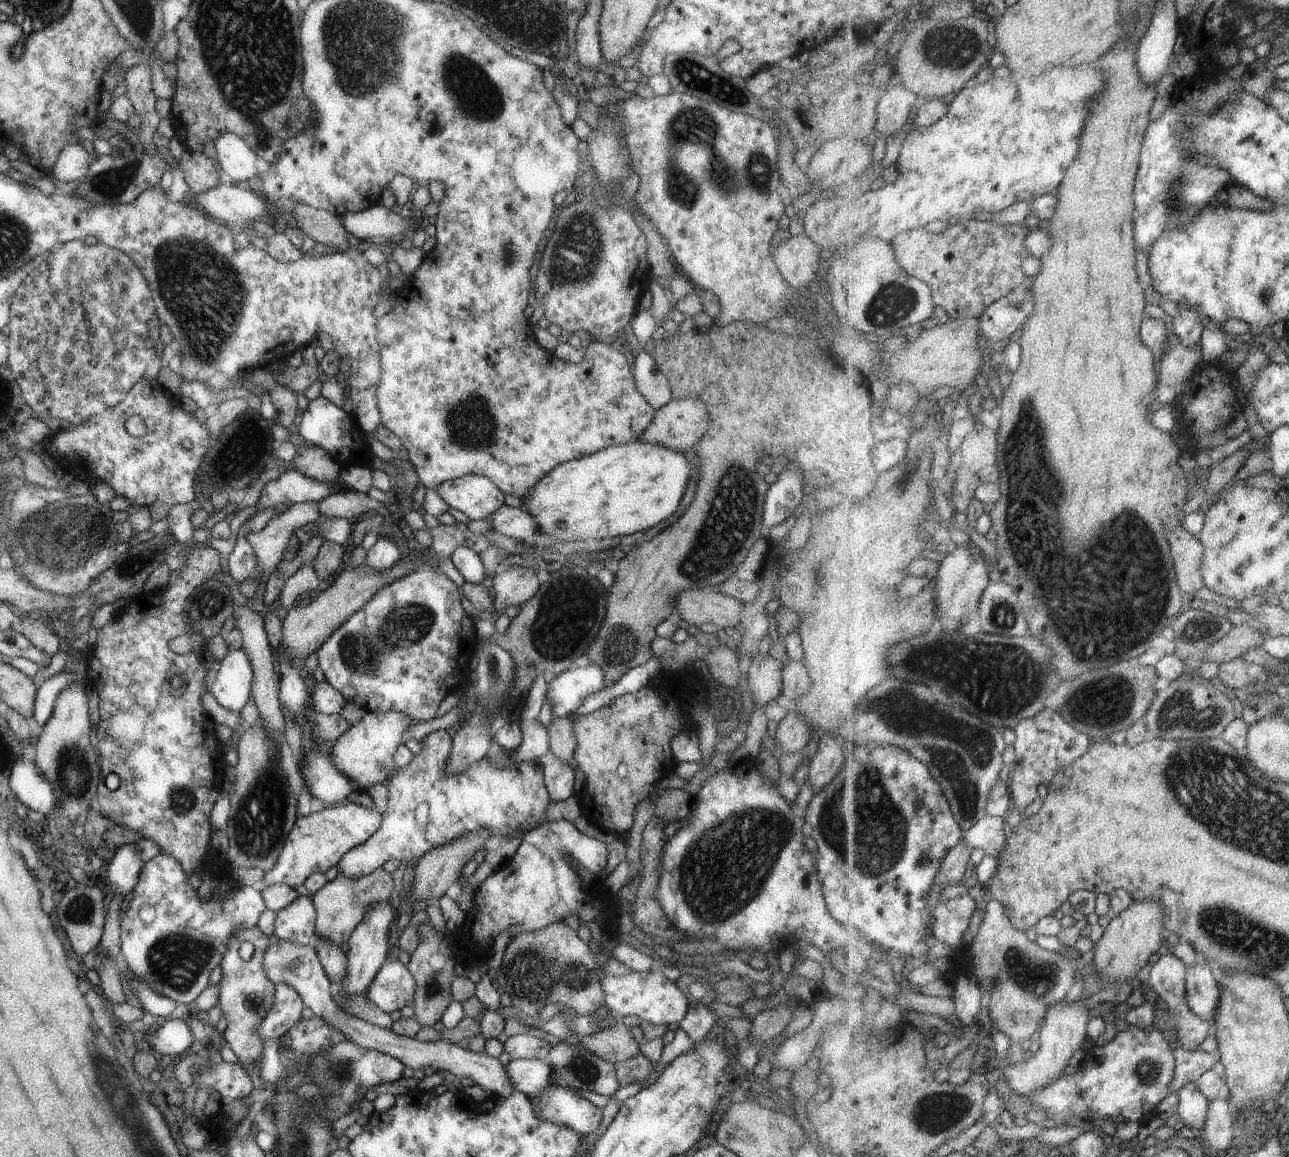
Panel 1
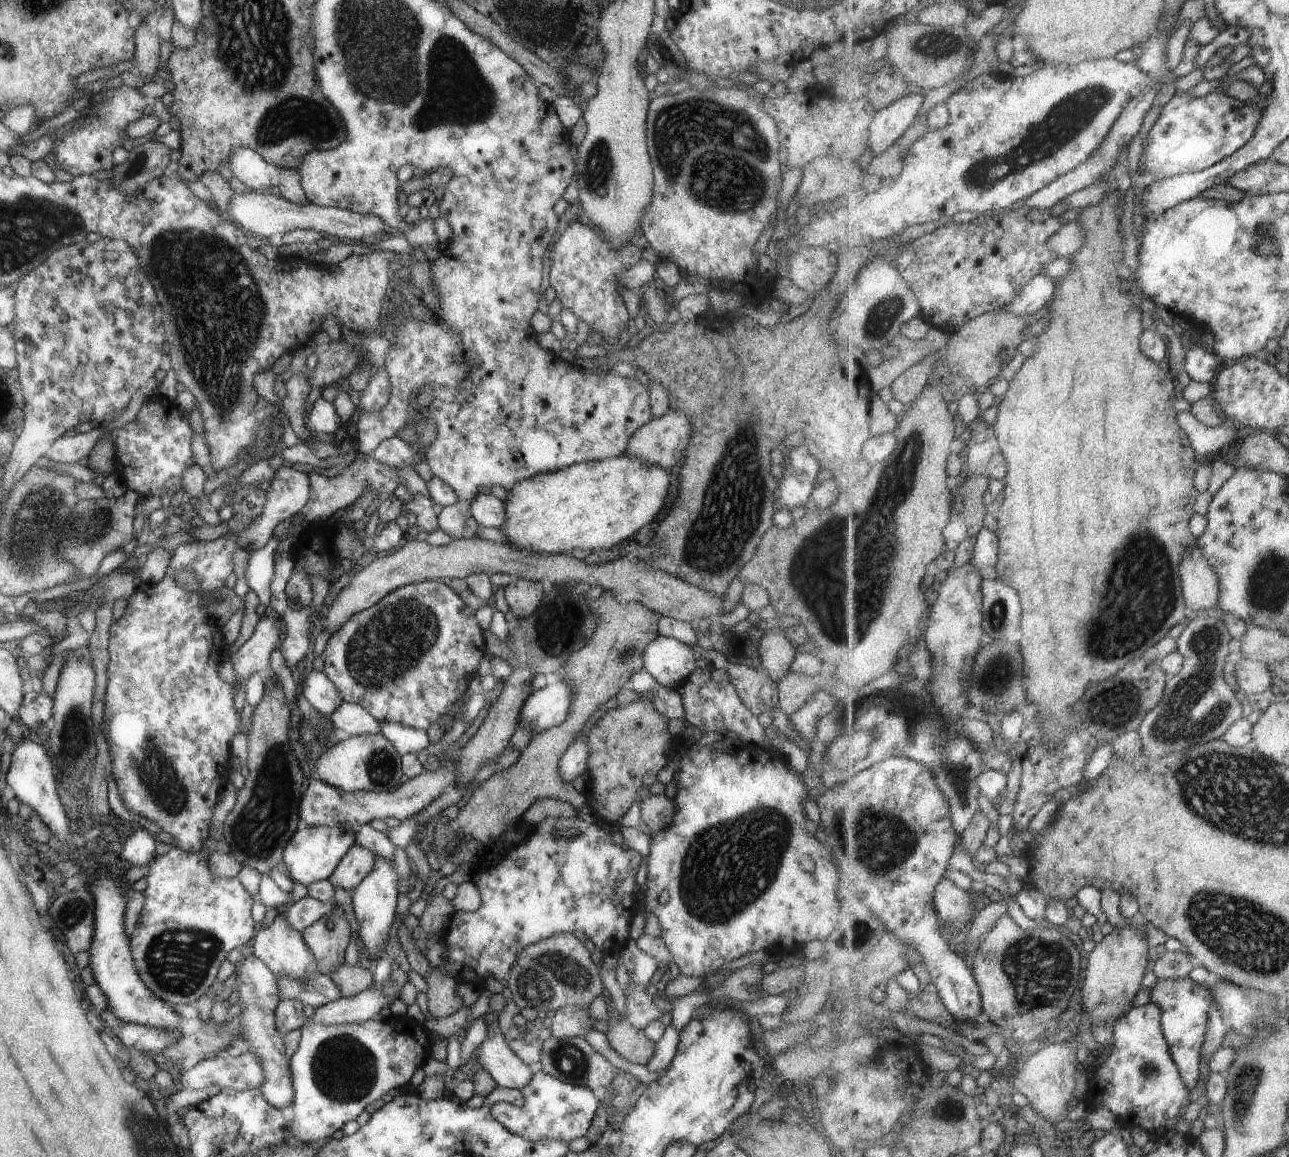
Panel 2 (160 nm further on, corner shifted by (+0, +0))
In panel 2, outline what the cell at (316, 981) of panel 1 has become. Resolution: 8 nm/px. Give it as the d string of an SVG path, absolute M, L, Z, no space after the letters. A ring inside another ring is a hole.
M277 914L265 928L260 928L253 940L253 956L257 960L261 960L267 970L273 976L289 976L289 980L301 980L301 978L311 978L313 974L321 974L313 954L309 952L307 944L303 941L301 933L297 932L287 924L287 920L283 920L283 916Z

